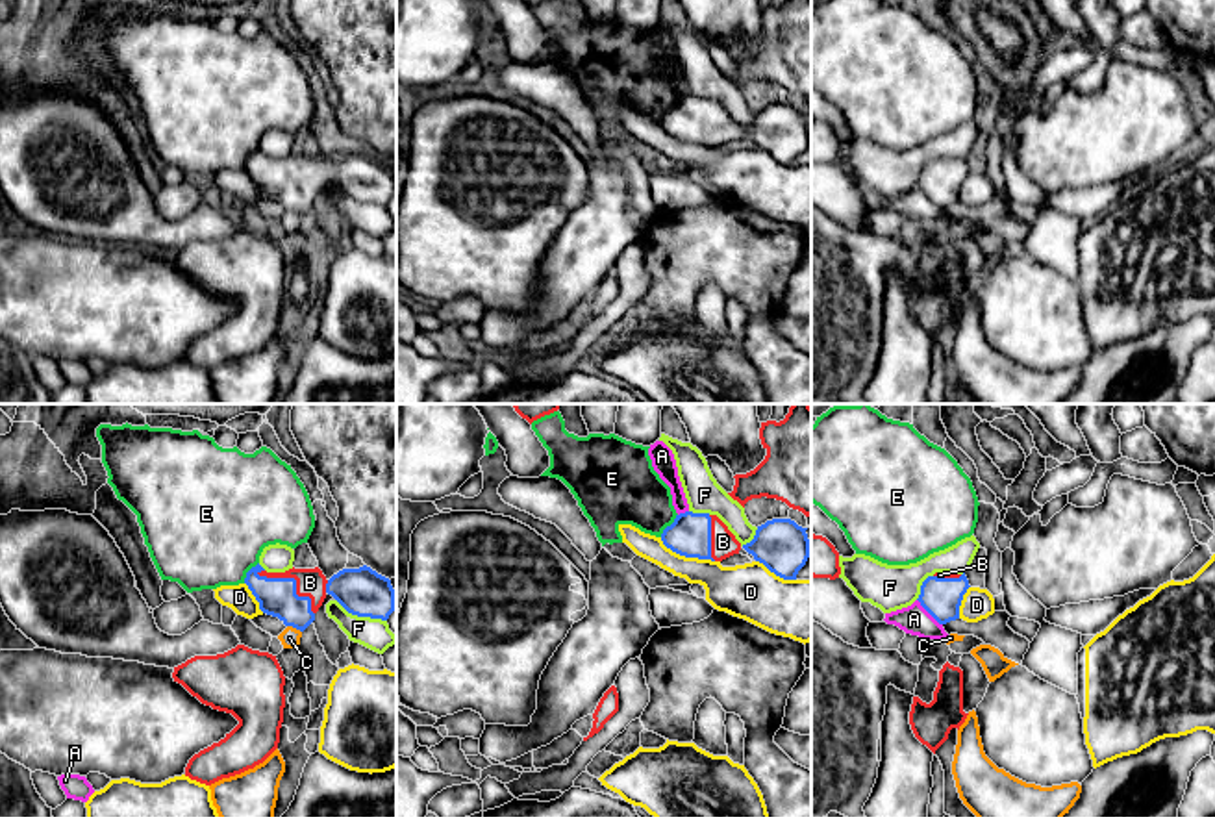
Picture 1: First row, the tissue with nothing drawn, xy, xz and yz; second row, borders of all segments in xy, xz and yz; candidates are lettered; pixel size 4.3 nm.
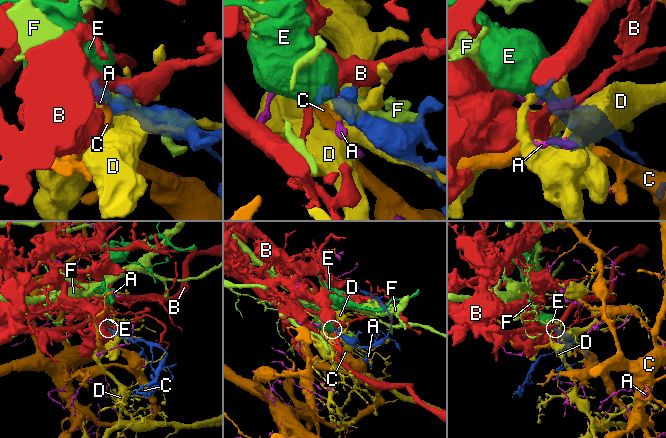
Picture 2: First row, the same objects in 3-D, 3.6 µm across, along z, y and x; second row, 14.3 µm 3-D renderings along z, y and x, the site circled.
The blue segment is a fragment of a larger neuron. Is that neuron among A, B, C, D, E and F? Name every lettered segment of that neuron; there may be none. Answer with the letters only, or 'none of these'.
B

